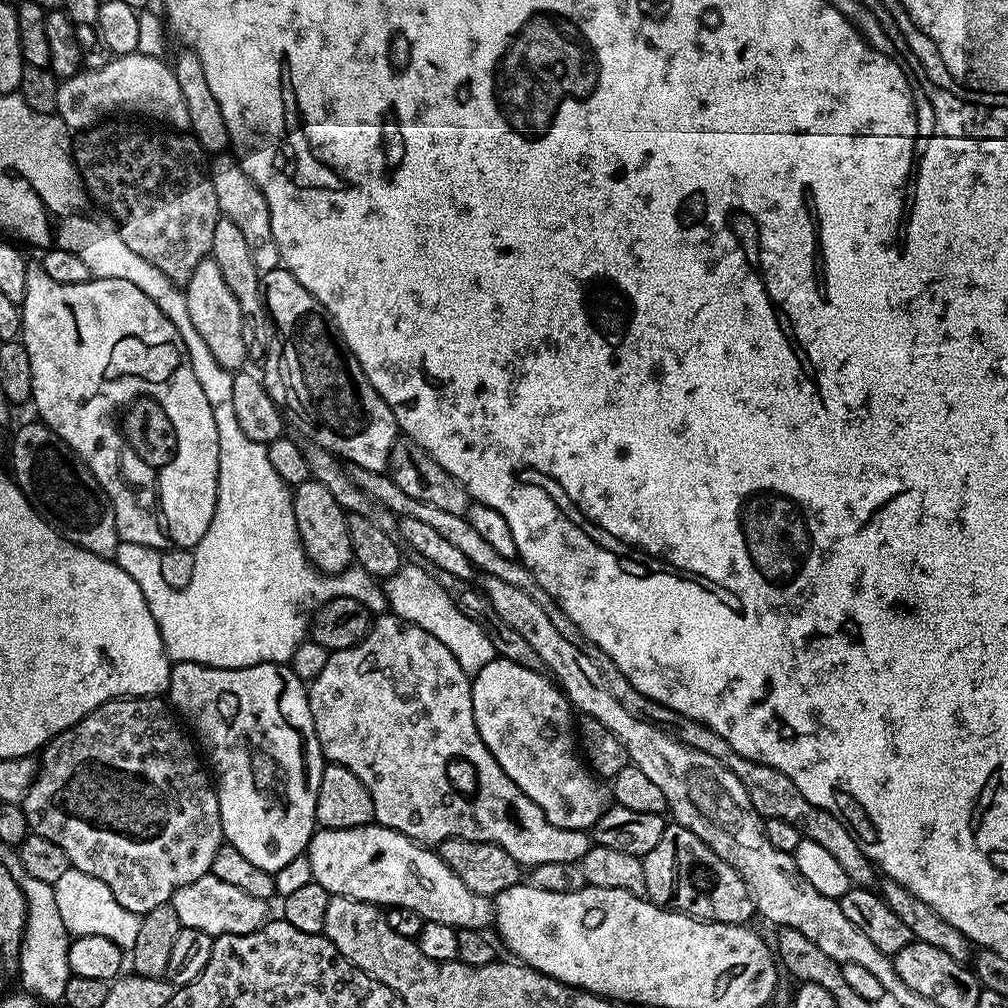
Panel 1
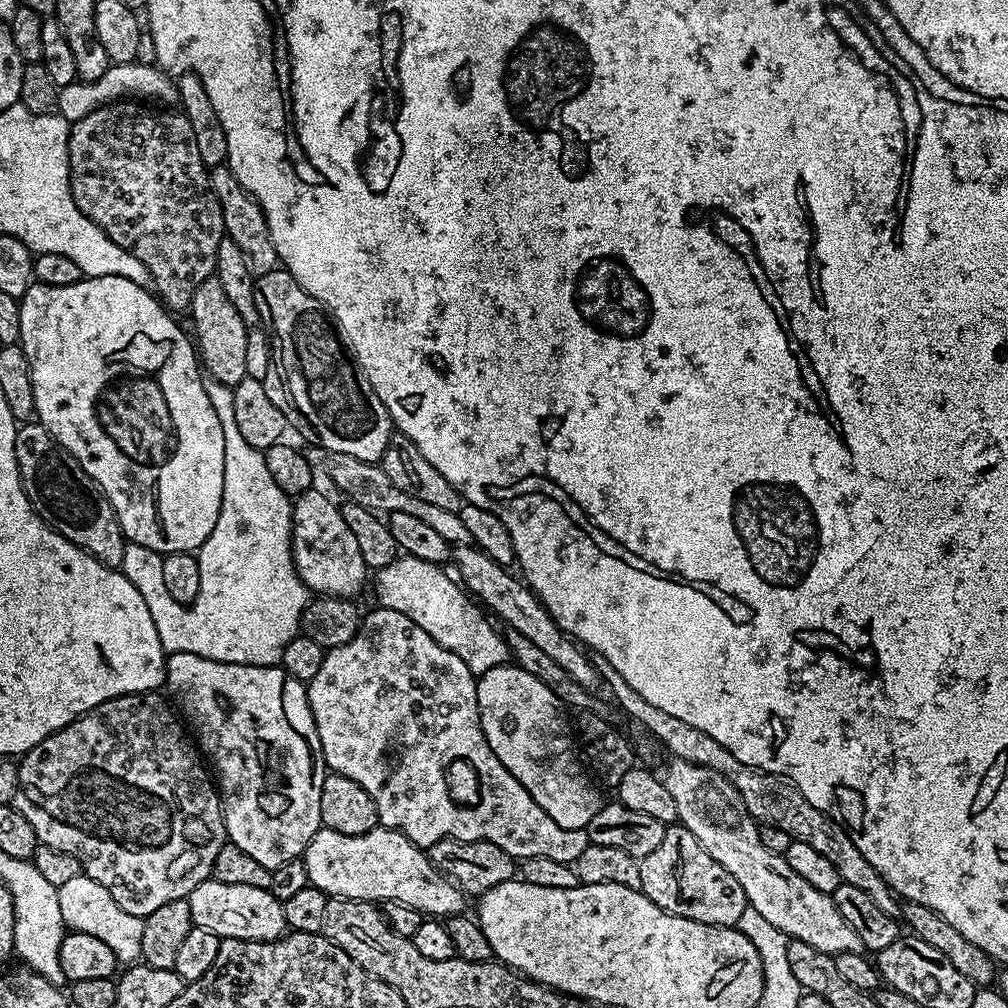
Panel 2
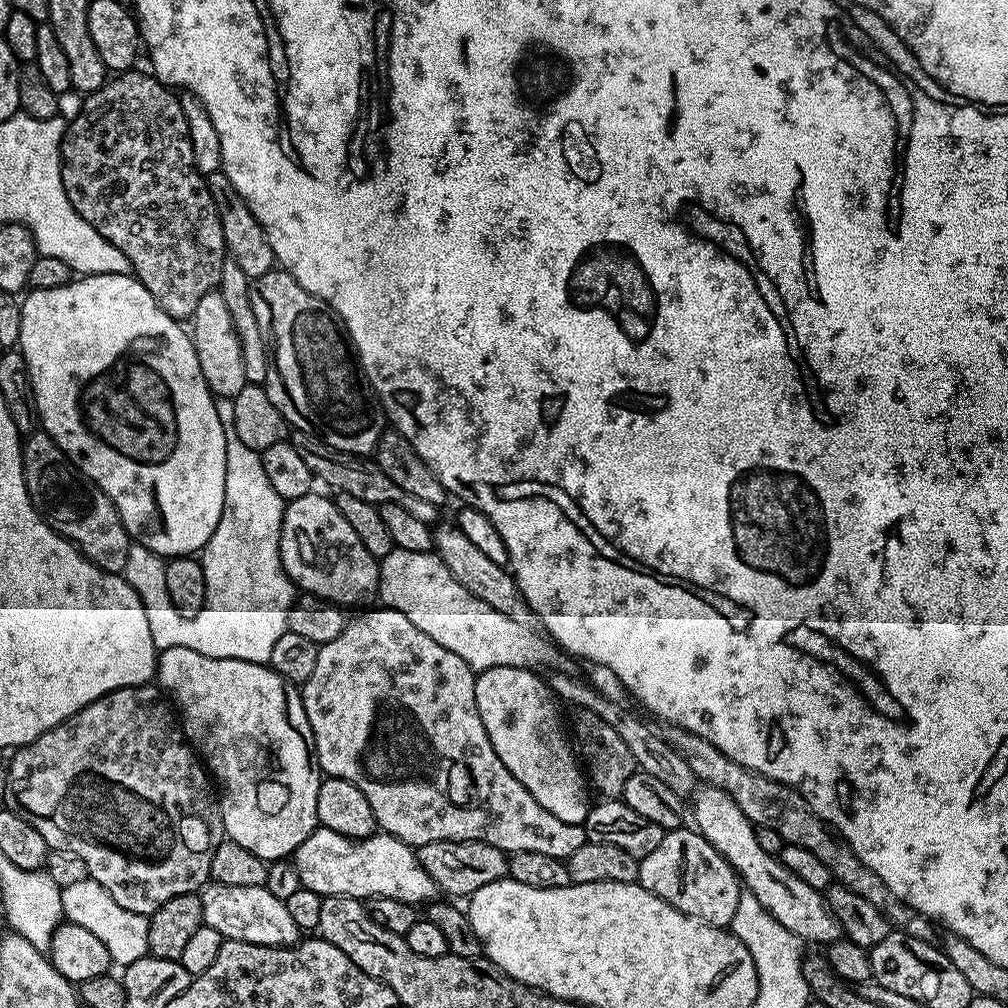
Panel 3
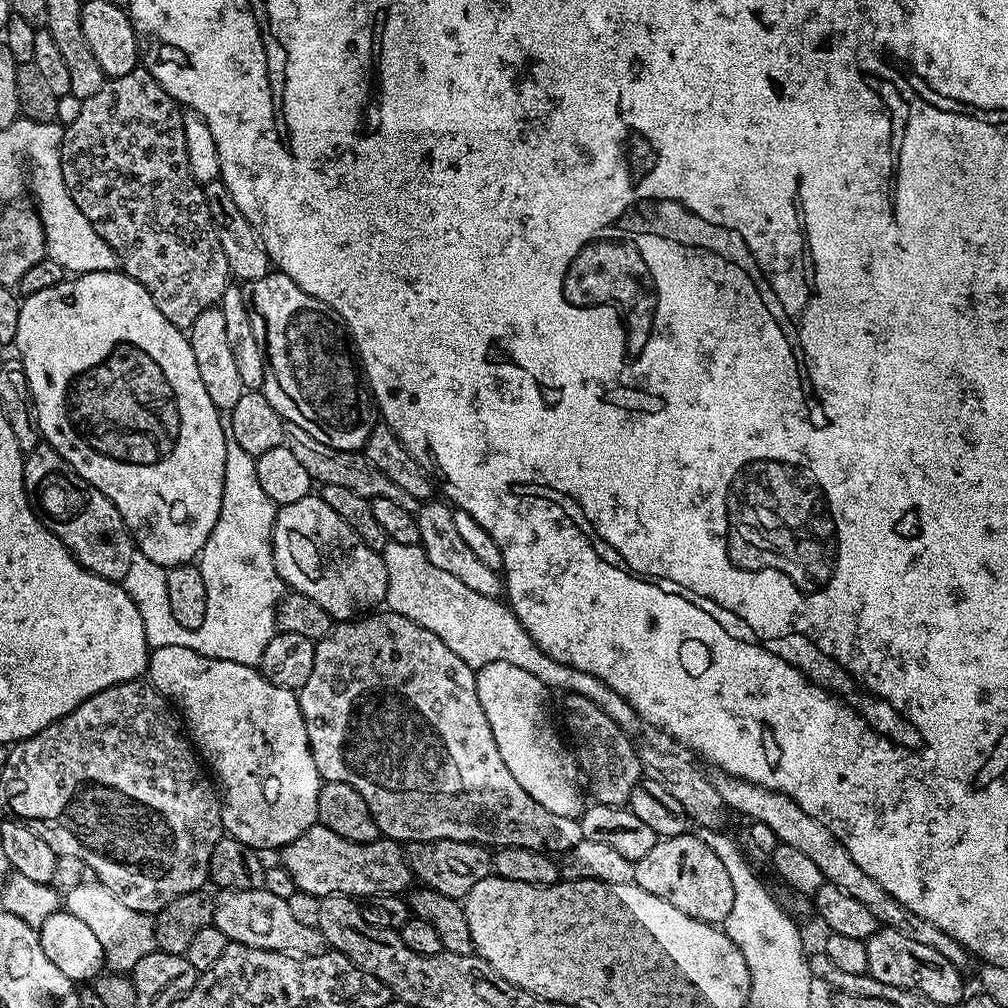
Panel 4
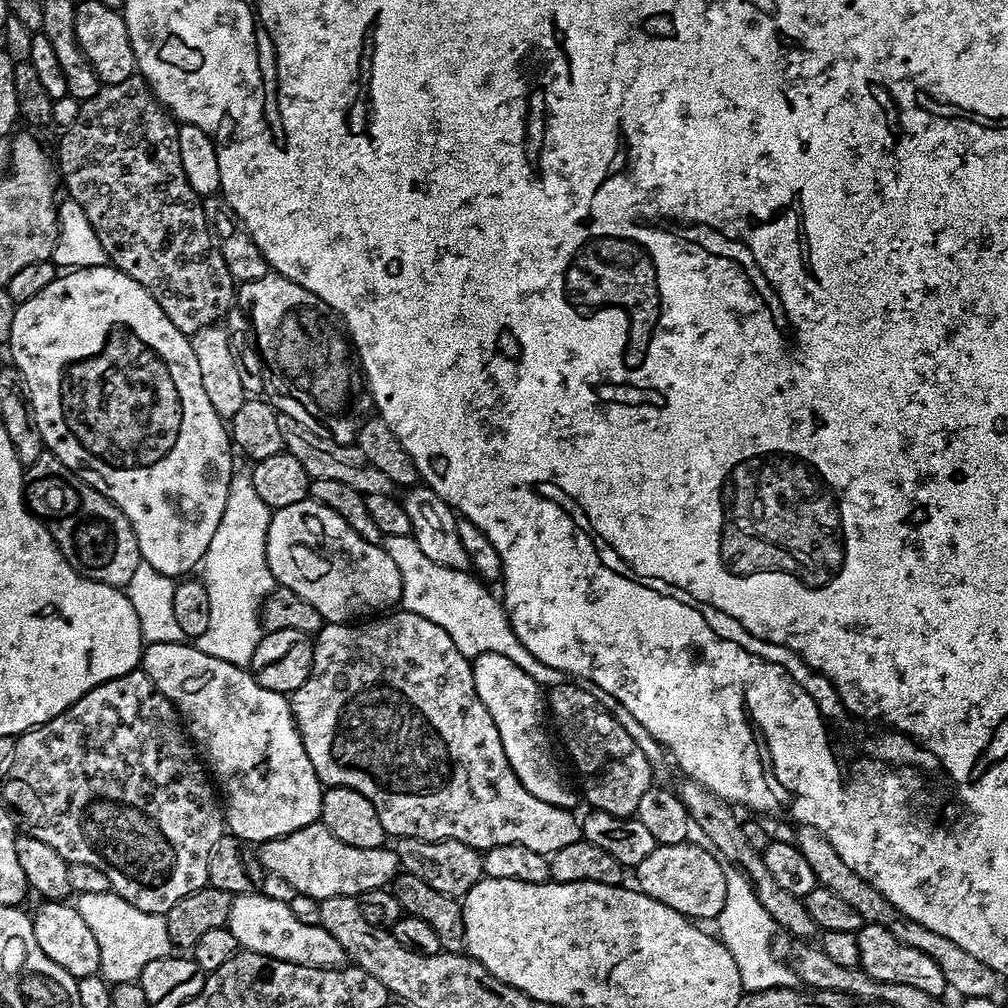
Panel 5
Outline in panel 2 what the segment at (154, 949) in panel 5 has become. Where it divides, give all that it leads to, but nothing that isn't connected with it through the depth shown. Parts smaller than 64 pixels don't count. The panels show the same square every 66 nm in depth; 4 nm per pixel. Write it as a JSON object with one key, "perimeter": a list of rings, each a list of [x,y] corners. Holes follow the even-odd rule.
{"perimeter":[[[81,874],[70,878],[70,882],[58,888],[57,894],[65,929],[82,934],[94,934],[94,938],[106,942],[106,946],[114,950],[121,965],[128,966],[140,960],[144,921],[134,914],[126,914],[126,910],[122,910],[118,902],[114,902],[110,890],[106,890],[89,876]]]}

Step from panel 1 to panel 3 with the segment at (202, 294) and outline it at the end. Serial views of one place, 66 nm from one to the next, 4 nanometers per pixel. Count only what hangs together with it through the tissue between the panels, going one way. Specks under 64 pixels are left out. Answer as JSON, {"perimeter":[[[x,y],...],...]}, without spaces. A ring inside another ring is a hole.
{"perimeter":[[[219,290],[207,292],[205,296],[198,298],[198,306],[194,306],[191,324],[192,345],[198,354],[198,366],[202,370],[202,378],[208,384],[208,389],[216,398],[236,396],[248,385],[246,366],[242,366],[242,346],[234,330],[230,306]]]}

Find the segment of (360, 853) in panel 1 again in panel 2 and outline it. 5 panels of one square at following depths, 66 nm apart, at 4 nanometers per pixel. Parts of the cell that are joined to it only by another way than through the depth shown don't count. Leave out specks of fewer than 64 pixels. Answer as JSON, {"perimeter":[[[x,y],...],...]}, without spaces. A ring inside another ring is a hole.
{"perimeter":[[[321,826],[310,838],[303,857],[308,875],[309,885],[322,890],[328,897],[345,896],[351,900],[367,900],[369,902],[406,902],[406,906],[414,906],[414,910],[424,913],[428,918],[447,918],[465,911],[465,893],[461,892],[451,880],[428,860],[425,849],[411,844],[403,834],[383,826],[377,826],[366,834],[338,834],[338,830],[330,830]]]}

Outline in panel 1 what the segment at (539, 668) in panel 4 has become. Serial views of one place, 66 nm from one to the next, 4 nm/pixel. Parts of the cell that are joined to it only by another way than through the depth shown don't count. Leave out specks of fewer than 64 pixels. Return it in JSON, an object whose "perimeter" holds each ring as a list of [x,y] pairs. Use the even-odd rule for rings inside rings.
{"perimeter":[[[408,562],[383,581],[382,587],[391,615],[406,622],[414,622],[414,626],[422,626],[426,634],[434,634],[434,638],[438,638],[438,642],[442,642],[442,646],[446,646],[446,650],[458,658],[458,666],[462,666],[464,672],[475,674],[482,670],[482,666],[497,659],[494,645],[484,632],[484,626],[459,609],[453,593],[444,589],[433,573]]]}

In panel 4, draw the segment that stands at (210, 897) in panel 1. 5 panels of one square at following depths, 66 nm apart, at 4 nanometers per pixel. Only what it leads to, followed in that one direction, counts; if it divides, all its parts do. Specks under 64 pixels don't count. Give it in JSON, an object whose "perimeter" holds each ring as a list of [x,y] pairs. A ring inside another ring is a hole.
{"perimeter":[[[255,888],[254,890],[234,890],[233,892],[224,890],[219,893],[220,897],[215,897],[212,909],[212,924],[222,934],[226,934],[229,942],[234,944],[245,944],[254,946],[262,950],[274,950],[287,956],[317,956],[325,951],[324,936],[319,928],[302,926],[294,919],[294,913],[290,910],[288,901],[277,898],[275,894],[270,894],[265,888]]]}

